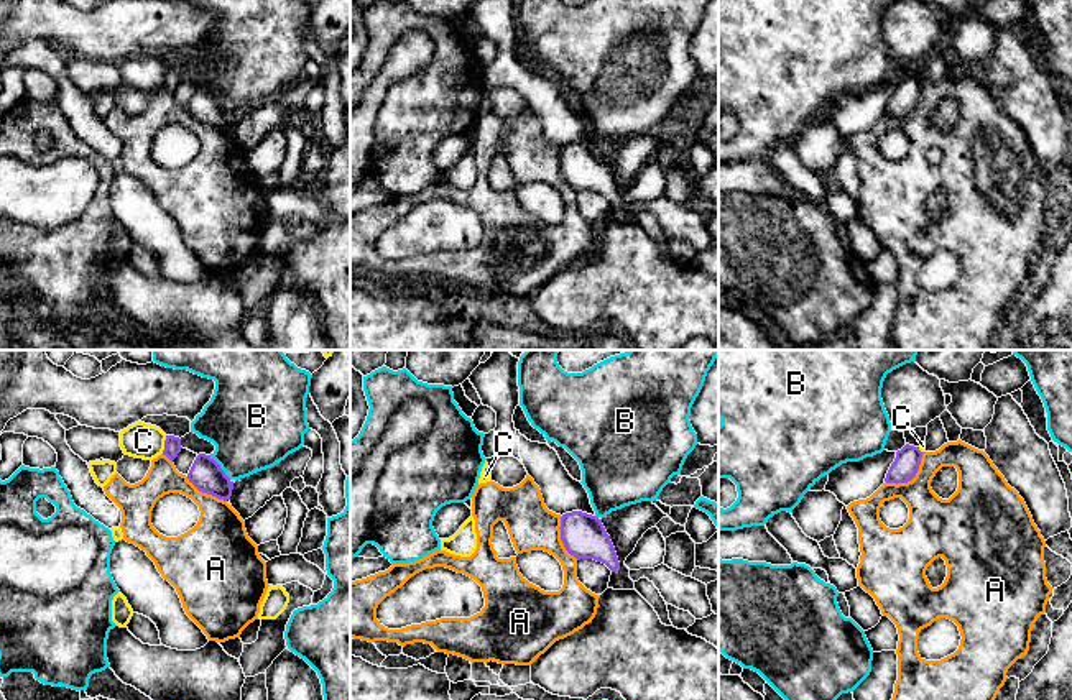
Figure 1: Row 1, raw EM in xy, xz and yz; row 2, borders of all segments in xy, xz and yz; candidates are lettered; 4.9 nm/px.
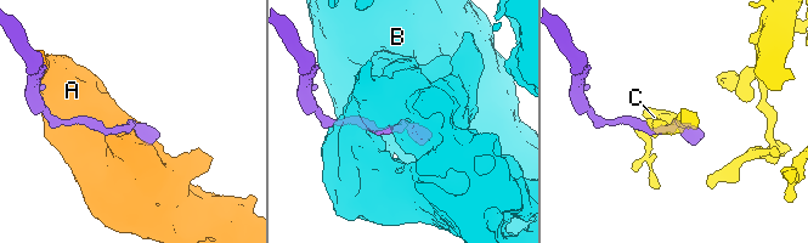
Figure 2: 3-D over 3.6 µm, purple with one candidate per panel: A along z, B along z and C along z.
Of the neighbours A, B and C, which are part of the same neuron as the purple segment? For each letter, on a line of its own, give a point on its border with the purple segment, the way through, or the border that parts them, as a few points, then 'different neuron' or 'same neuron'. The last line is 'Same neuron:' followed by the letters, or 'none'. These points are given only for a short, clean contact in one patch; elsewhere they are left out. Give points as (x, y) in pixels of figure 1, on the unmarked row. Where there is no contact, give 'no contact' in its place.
A: contact yz (911, 110); different neuron
B: contact xy (219, 99); different neuron
C: contact xy (165, 76); different neuron
Same neuron: none

